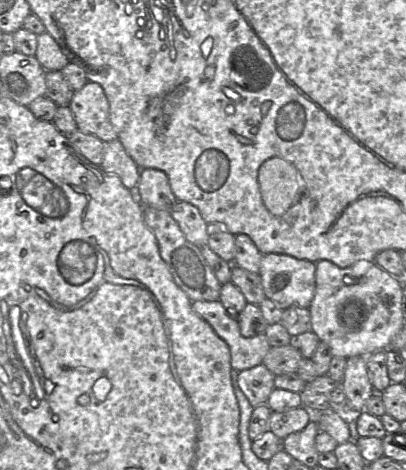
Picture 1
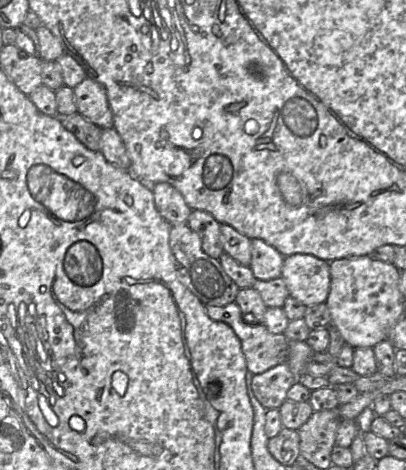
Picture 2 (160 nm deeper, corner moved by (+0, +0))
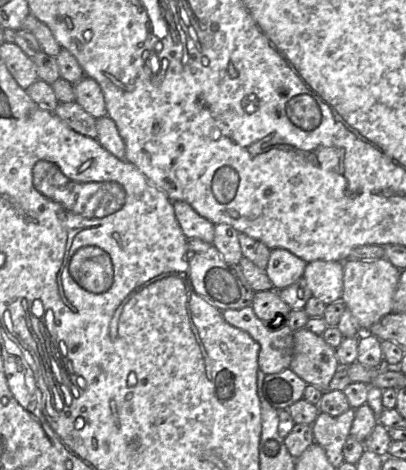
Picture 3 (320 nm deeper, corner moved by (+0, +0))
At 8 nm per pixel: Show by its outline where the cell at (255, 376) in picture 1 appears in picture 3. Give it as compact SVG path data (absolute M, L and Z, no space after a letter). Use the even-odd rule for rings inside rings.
M287 368L265 376L263 395L274 408L283 410L303 398L307 385L290 368Z

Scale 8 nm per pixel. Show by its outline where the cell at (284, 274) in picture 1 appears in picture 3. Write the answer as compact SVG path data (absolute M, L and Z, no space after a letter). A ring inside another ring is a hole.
M314 260L308 262L304 274L312 297L326 305L339 301L343 294L343 262Z

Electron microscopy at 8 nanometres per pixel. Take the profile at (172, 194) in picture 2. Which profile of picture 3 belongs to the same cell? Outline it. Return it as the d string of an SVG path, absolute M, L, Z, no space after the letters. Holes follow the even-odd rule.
M173 201L173 209L178 224L187 239L198 238L213 244L213 223L198 214L184 201Z

